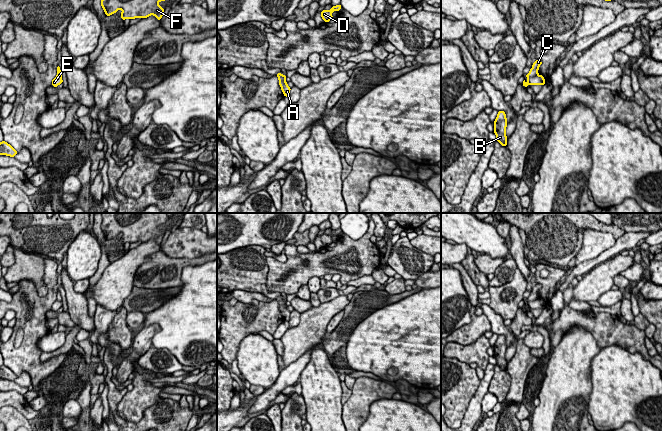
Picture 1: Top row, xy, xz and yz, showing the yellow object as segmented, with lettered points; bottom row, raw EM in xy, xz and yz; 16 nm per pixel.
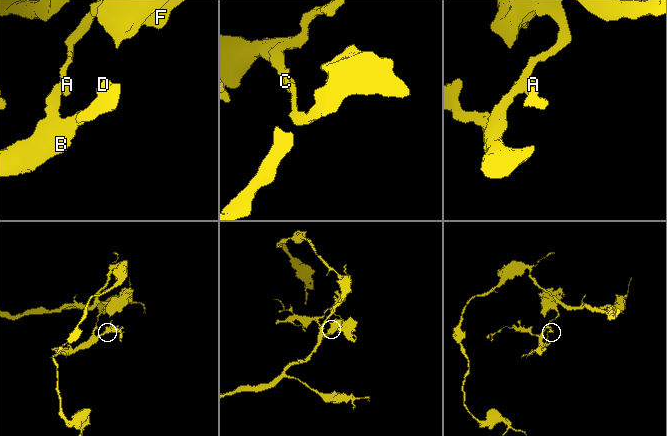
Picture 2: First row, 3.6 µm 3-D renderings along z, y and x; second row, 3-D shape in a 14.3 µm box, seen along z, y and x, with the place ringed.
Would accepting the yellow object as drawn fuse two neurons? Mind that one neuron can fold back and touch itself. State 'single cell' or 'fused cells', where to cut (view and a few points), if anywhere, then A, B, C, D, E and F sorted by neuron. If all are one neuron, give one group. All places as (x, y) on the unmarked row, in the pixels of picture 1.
fused cells | yz (537, 298), (527, 302) | A B D E / C F

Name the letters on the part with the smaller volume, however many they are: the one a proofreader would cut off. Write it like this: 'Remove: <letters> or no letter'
Remove: A, B, D, E

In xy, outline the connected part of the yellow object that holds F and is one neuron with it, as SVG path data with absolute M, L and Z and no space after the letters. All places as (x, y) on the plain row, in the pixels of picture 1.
M101 213L101 216L105 238L110 240L121 233L122 244L154 239L160 245L164 233L158 227L169 219L167 213Z

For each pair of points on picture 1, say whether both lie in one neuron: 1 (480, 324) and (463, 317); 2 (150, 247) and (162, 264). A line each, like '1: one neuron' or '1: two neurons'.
1: two neurons
2: two neurons

